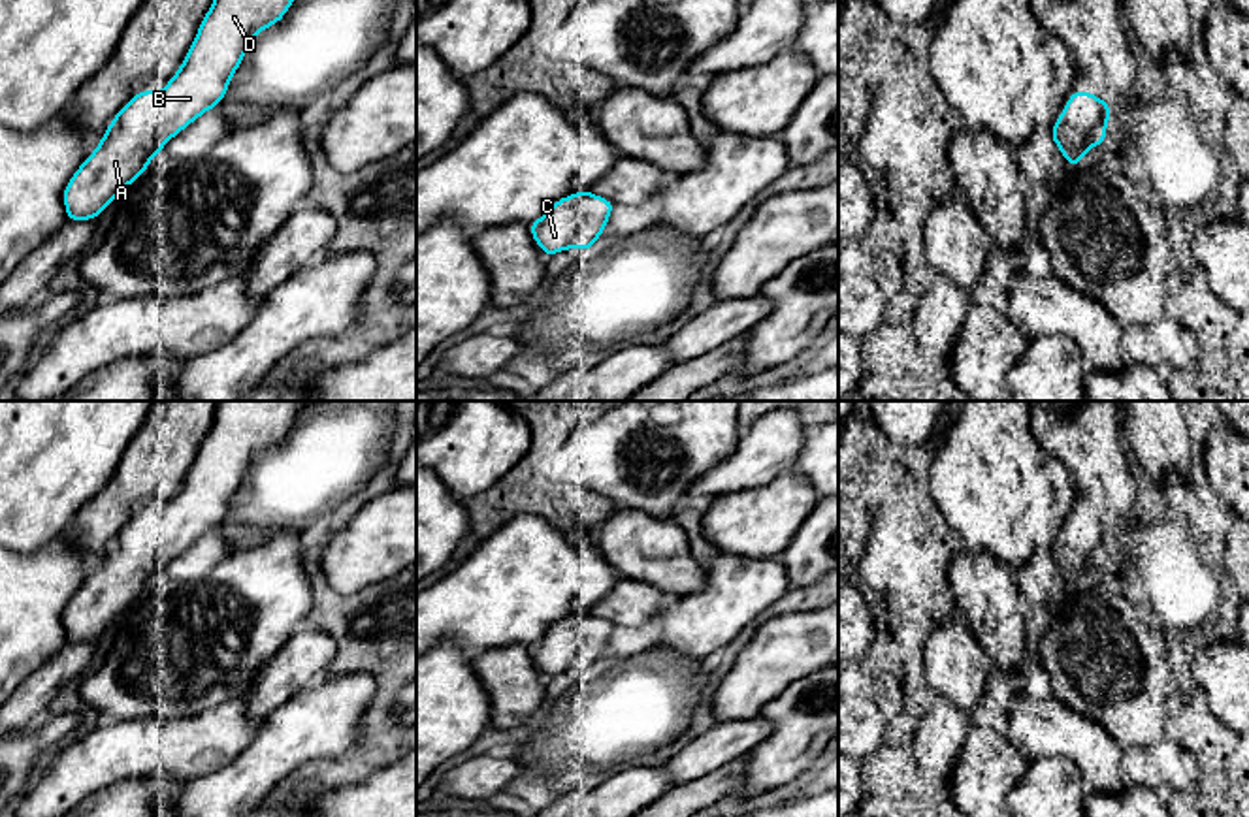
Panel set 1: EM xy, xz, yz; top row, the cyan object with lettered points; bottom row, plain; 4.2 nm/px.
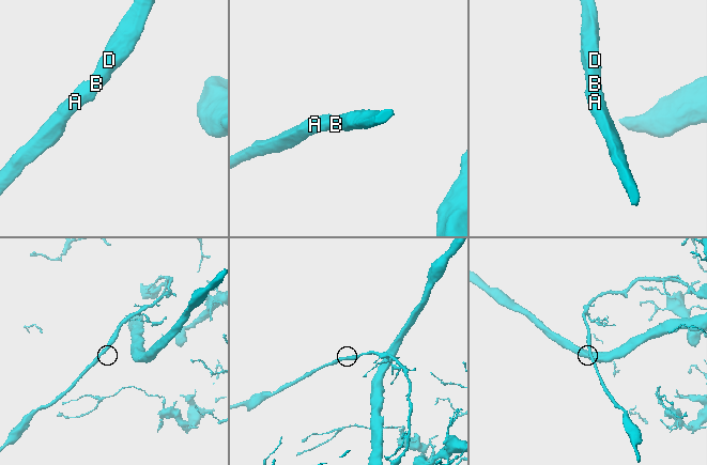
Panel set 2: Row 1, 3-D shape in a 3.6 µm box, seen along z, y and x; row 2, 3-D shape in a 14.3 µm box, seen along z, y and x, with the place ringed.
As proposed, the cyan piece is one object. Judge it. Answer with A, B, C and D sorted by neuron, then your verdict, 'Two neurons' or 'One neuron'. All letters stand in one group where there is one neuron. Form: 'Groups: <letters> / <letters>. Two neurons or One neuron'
Groups: A B C D. One neuron

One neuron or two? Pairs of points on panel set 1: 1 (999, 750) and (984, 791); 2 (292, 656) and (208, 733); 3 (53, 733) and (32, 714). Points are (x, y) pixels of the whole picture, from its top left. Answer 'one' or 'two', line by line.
1: one
2: two
3: two

